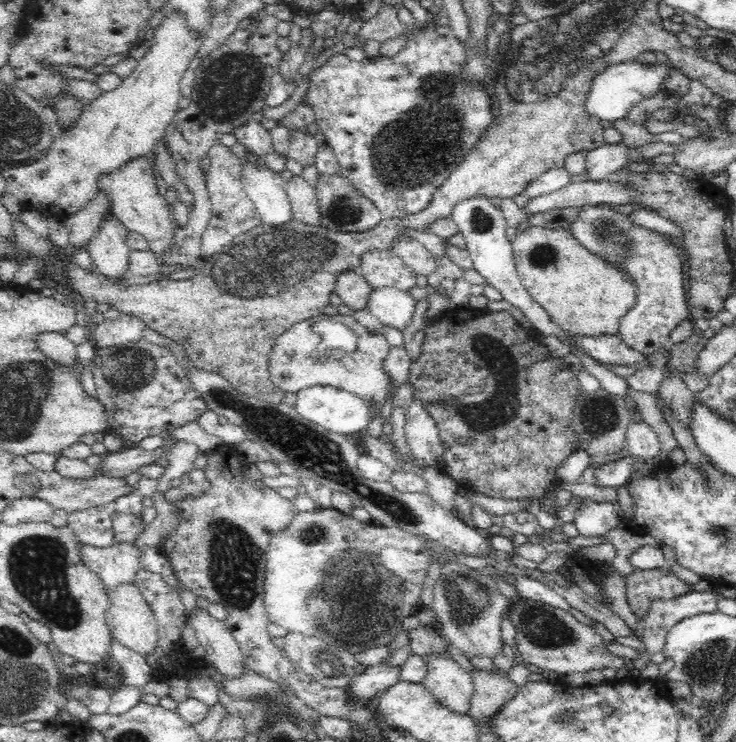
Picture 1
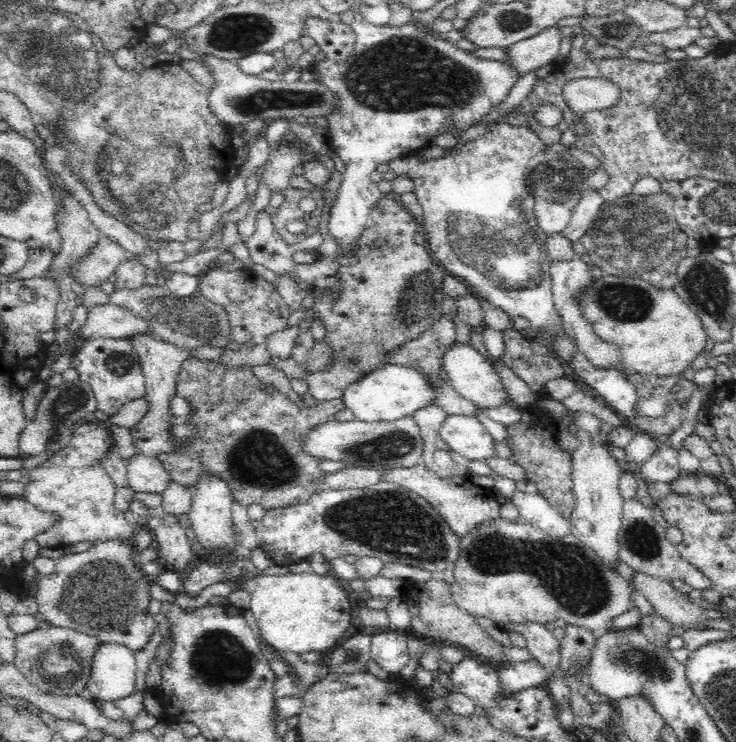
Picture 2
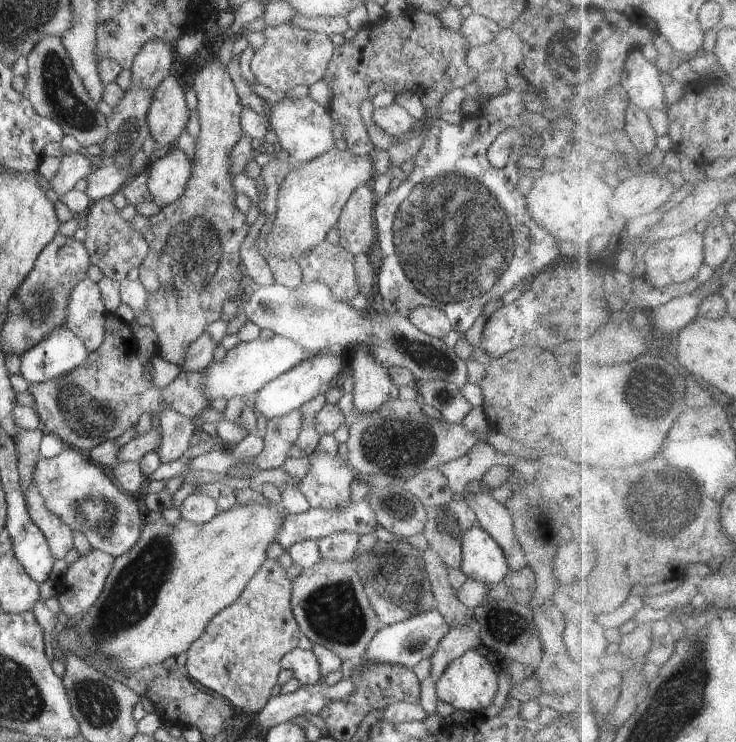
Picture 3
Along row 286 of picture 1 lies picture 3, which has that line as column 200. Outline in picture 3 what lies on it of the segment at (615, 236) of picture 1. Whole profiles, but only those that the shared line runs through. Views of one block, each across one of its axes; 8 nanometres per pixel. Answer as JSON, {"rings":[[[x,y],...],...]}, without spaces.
{"rings":[[[266,559],[246,584],[246,588],[242,589],[238,600],[215,614],[203,635],[199,636],[186,652],[187,675],[202,688],[226,699],[237,713],[257,715],[266,706],[272,697],[272,688],[278,684],[282,657],[295,649],[298,640],[303,636],[291,609],[291,584],[282,564],[280,566],[275,559]]]}

